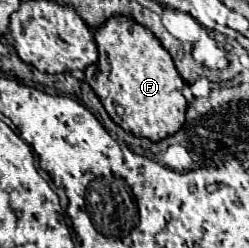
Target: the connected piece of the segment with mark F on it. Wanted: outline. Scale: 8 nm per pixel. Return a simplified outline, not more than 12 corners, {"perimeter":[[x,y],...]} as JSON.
{"perimeter":[[111,17],[85,77],[149,141],[185,123],[185,83],[147,27]]}

